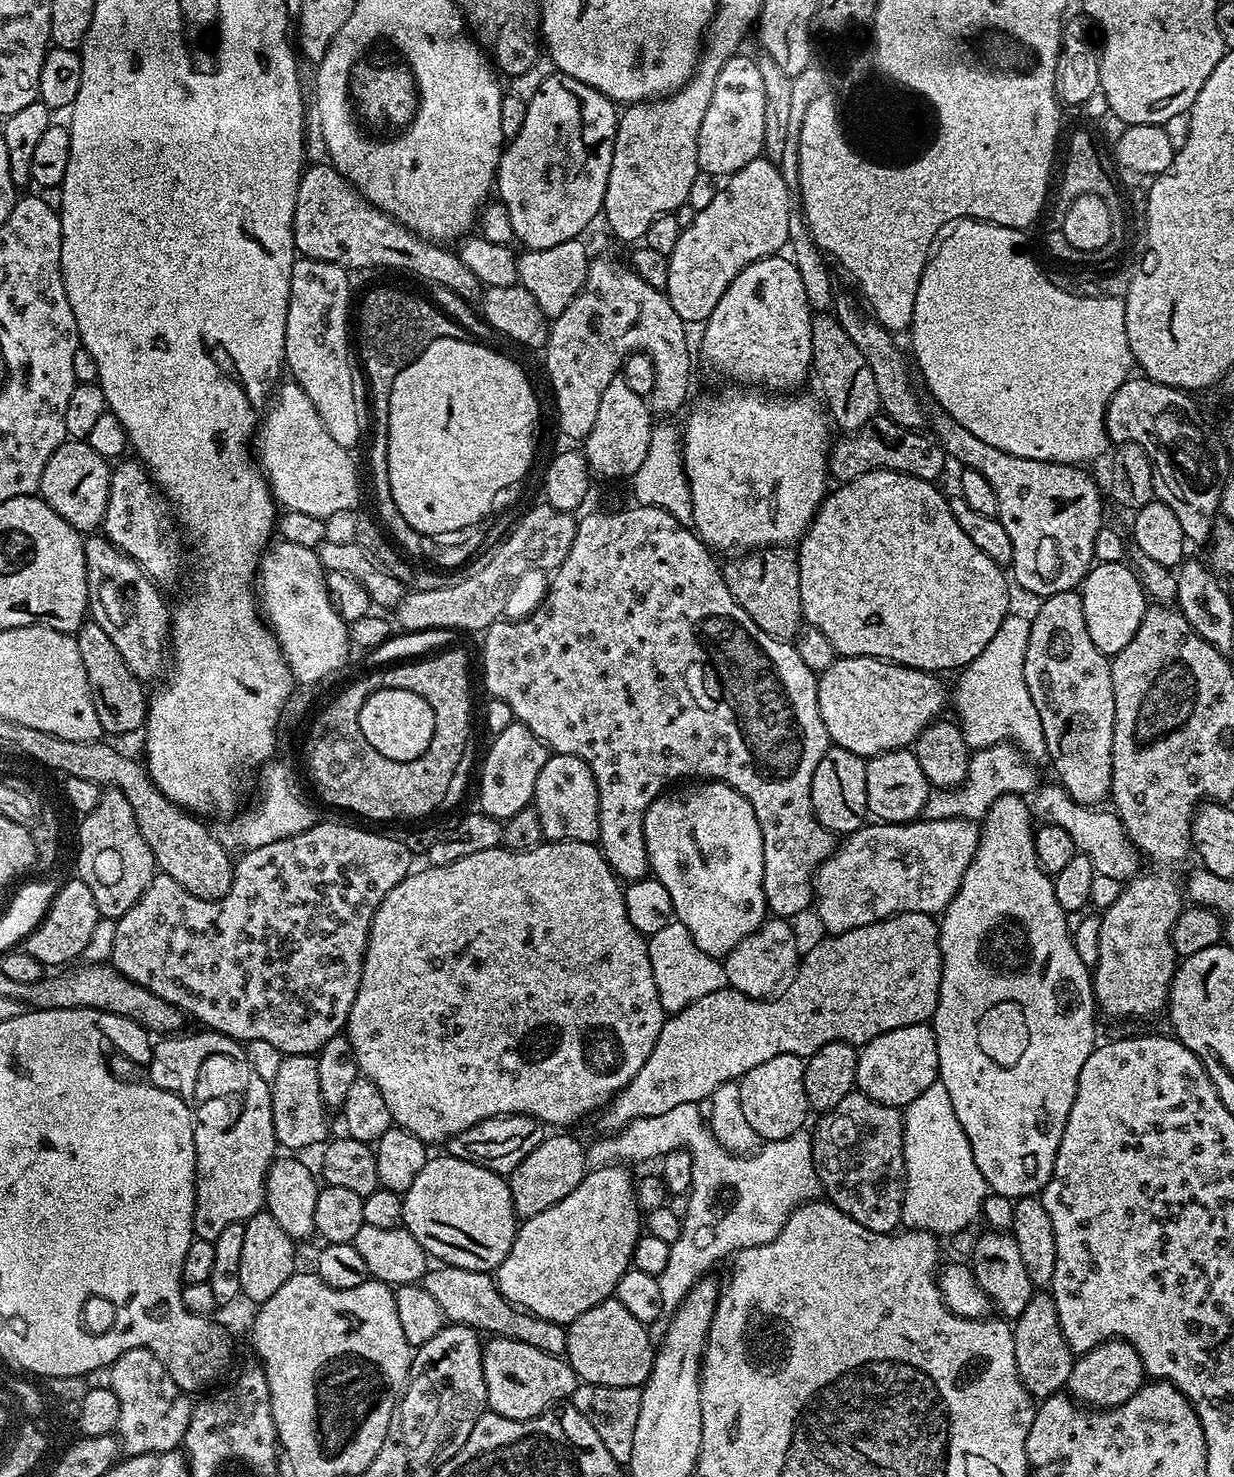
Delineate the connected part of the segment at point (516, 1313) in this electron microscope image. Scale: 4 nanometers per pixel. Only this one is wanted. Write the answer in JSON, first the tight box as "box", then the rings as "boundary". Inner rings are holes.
{"box":[422,1264,568,1357],"boundary":[[[449,1264],[429,1267],[424,1275],[422,1286],[434,1297],[434,1302],[442,1306],[445,1321],[450,1324],[461,1324],[474,1328],[481,1333],[493,1337],[505,1336],[518,1342],[526,1342],[526,1346],[534,1346],[542,1350],[542,1354],[563,1357],[566,1353],[568,1329],[558,1322],[550,1322],[546,1318],[538,1318],[532,1312],[525,1312],[500,1293],[495,1275],[478,1270],[462,1270]]]}

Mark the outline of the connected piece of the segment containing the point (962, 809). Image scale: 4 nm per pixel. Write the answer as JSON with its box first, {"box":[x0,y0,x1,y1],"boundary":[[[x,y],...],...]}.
{"box":[923,744,1037,821],"boundary":[[[995,744],[989,748],[973,751],[968,761],[968,776],[964,779],[963,784],[955,790],[929,791],[923,815],[929,820],[960,818],[961,820],[983,821],[985,814],[990,810],[990,806],[994,806],[994,802],[998,802],[998,798],[1003,796],[1024,796],[1037,787],[1036,772],[1031,767],[1035,768],[1030,763],[1028,757],[1014,744]]]}

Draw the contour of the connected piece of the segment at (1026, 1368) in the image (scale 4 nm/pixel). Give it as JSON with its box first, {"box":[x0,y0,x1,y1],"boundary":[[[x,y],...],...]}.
{"box":[1012,1291,1074,1398],"boundary":[[[1033,1291],[1026,1308],[1014,1320],[1012,1337],[1014,1362],[1018,1366],[1018,1378],[1022,1386],[1034,1398],[1057,1395],[1068,1383],[1072,1373],[1074,1353],[1062,1334],[1062,1326],[1058,1322],[1058,1310],[1054,1306],[1051,1291]]]}

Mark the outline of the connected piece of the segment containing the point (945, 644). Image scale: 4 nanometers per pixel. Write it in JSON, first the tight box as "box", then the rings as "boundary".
{"box":[797,472,1010,674],"boundary":[[[867,472],[853,480],[845,480],[839,486],[833,487],[824,497],[824,501],[816,510],[816,516],[812,525],[805,532],[804,537],[798,541],[797,564],[798,564],[798,589],[801,590],[801,614],[809,624],[818,626],[830,646],[841,657],[846,656],[873,656],[879,660],[887,660],[890,664],[901,664],[907,668],[920,668],[924,672],[933,674],[945,674],[951,668],[963,670],[967,664],[974,662],[990,638],[998,634],[998,626],[1010,615],[1008,610],[1009,577],[1001,565],[995,564],[970,538],[966,530],[958,526],[958,518],[948,505],[949,497],[943,496],[936,489],[937,485],[931,480],[914,478],[901,472]]]}

